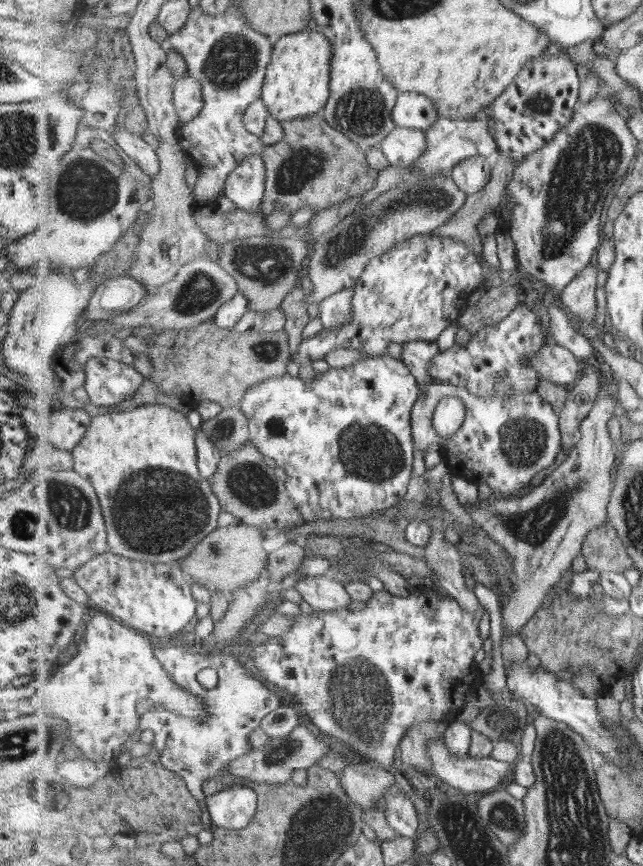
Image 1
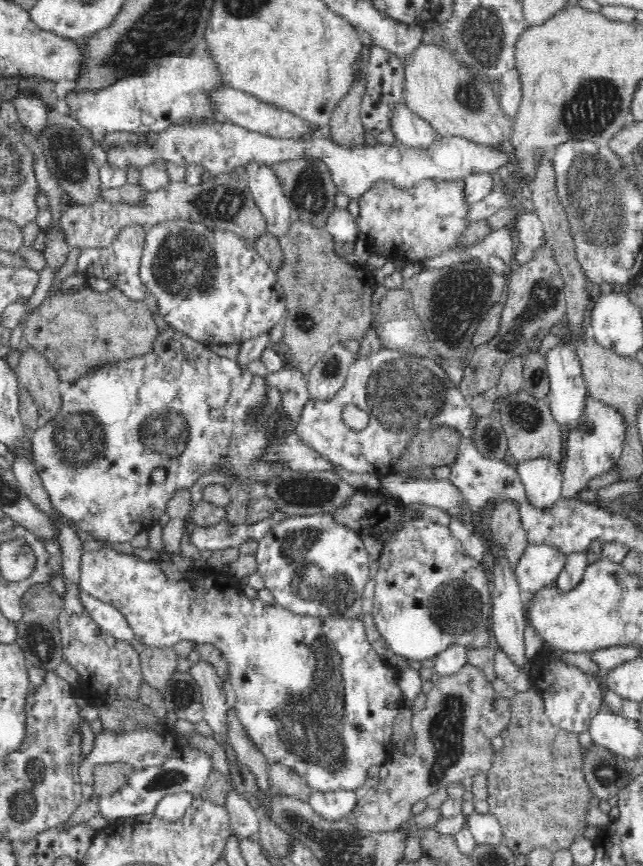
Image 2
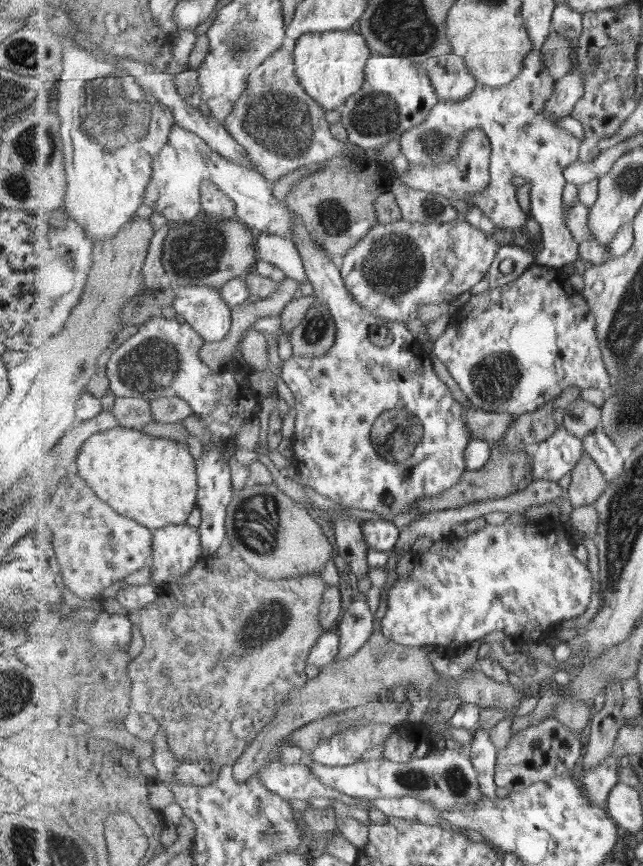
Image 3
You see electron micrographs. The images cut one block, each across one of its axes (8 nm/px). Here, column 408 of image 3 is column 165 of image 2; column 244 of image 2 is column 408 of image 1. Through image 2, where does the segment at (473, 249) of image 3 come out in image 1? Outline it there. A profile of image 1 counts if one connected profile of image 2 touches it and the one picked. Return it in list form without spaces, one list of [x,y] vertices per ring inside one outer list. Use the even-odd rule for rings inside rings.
[[[421,234],[409,238],[381,256],[372,258],[364,274],[353,289],[353,319],[349,324],[337,328],[322,328],[316,335],[300,342],[298,351],[287,362],[287,374],[299,376],[301,366],[310,365],[315,360],[324,360],[331,352],[341,347],[356,348],[368,352],[369,356],[385,355],[391,342],[403,344],[409,341],[435,342],[447,328],[457,323],[457,319],[469,306],[470,296],[481,287],[483,266],[480,257],[471,248],[453,238],[435,234]]]

